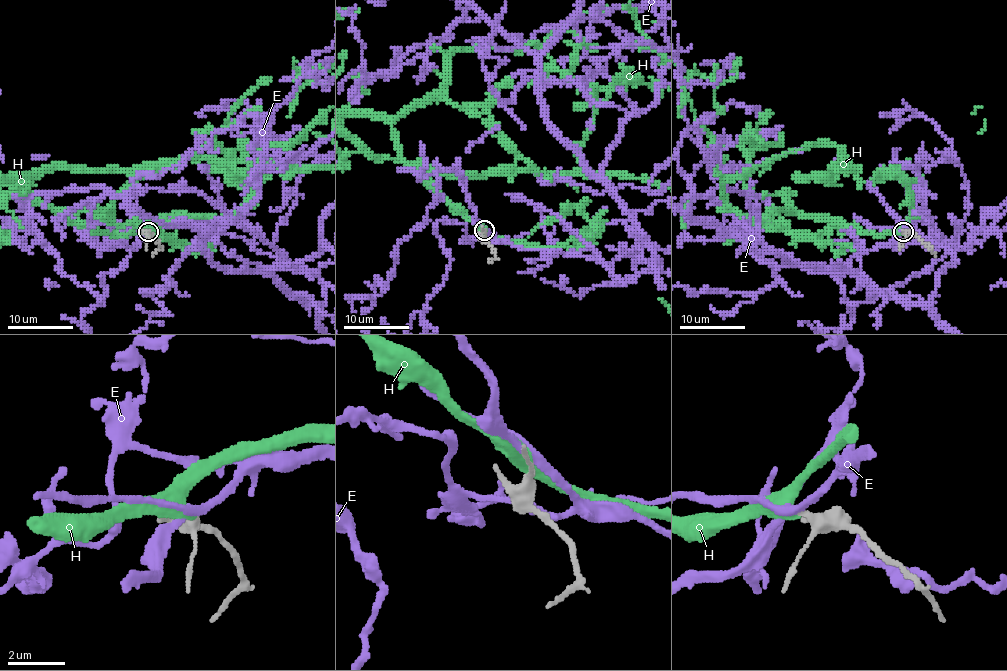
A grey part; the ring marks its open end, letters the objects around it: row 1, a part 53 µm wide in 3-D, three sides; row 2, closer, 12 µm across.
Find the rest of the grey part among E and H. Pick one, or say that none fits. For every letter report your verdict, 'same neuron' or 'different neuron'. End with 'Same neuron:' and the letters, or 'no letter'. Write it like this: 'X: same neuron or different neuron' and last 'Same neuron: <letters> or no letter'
E: different neuron
H: same neuron
Same neuron: H

